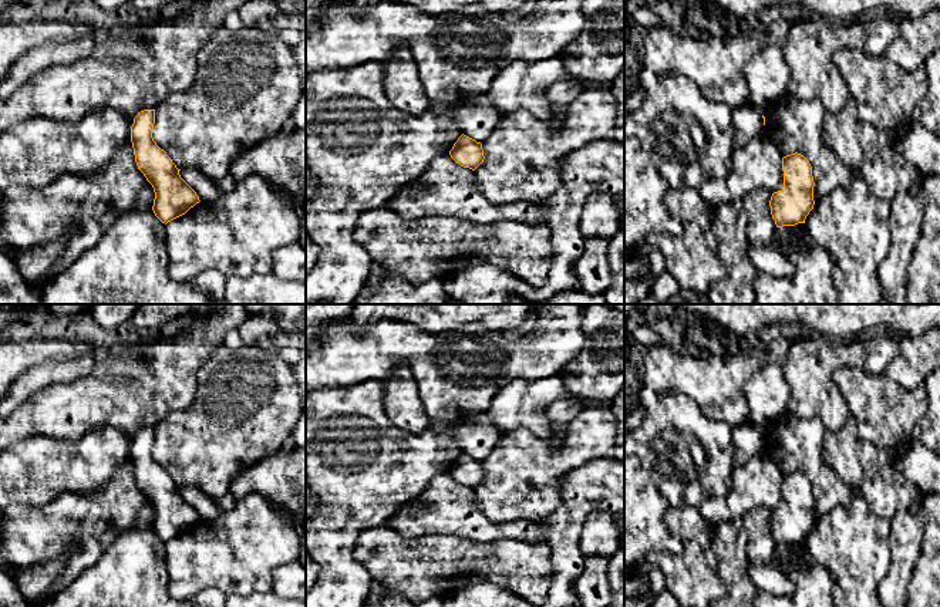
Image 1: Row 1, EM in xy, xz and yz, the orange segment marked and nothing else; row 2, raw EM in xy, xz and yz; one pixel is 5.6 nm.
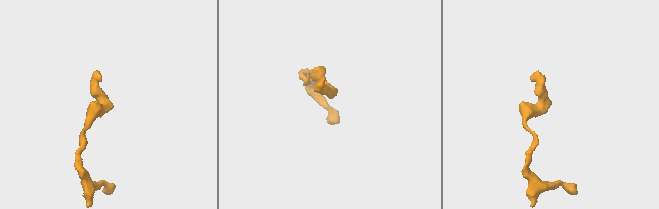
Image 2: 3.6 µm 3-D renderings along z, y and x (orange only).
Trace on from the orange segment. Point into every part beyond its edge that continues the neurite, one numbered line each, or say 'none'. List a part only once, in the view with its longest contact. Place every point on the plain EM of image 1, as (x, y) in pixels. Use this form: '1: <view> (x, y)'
none

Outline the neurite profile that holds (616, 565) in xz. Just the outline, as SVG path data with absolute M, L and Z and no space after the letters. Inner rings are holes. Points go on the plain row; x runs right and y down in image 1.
M624 547L609 559L607 581L611 591L609 607L624 607Z

